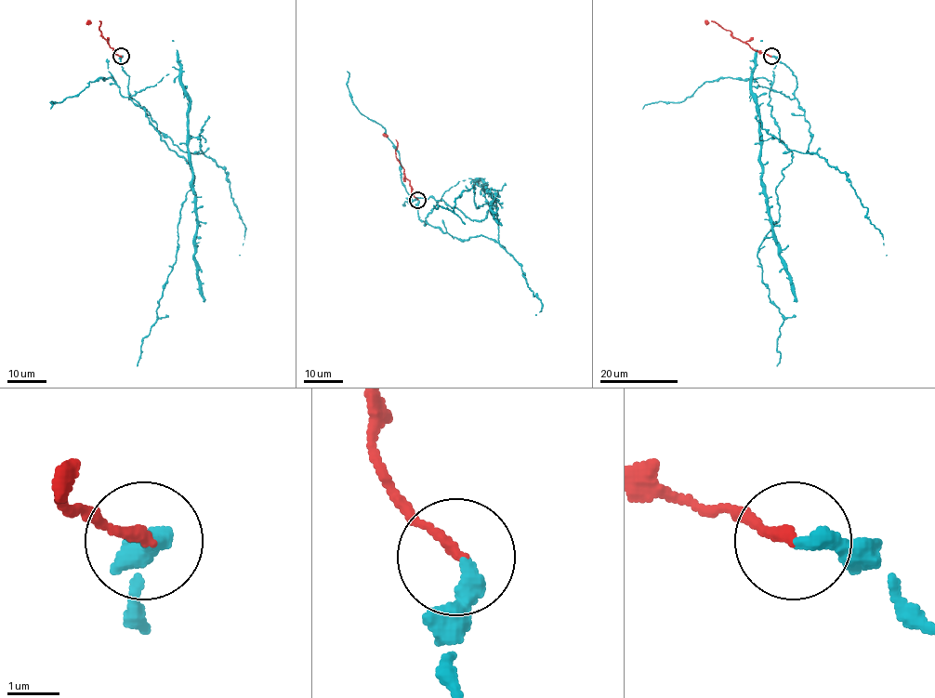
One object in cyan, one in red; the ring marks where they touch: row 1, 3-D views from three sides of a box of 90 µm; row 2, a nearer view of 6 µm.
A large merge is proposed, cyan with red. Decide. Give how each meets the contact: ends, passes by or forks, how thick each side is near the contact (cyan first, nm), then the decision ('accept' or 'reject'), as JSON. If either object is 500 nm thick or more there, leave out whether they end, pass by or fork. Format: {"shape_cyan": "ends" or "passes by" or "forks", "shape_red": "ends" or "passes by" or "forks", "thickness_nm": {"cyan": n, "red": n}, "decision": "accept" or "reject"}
{"shape_cyan": "ends", "shape_red": "ends", "thickness_nm": {"cyan": 360, "red": 180}, "decision": "accept"}

